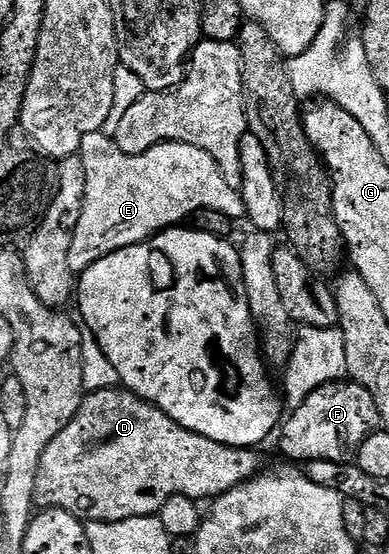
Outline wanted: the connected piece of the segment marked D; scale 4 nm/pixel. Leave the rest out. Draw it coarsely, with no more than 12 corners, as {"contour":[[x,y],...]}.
{"contour":[[121,386],[51,438],[35,500],[82,522],[157,516],[254,480]]}

